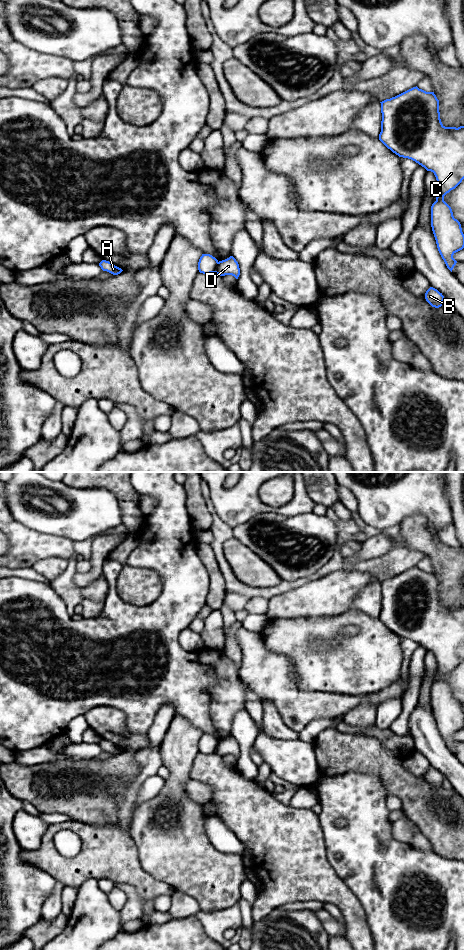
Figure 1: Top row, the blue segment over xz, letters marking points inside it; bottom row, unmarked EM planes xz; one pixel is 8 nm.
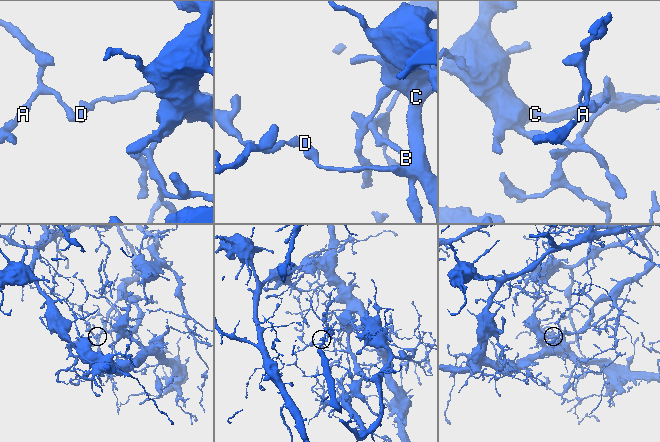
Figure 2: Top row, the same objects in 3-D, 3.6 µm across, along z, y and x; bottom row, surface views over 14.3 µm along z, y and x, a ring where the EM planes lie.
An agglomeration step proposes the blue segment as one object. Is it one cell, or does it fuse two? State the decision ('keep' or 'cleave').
cleave

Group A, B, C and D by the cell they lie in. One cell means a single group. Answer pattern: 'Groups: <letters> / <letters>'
Groups: A B / C D

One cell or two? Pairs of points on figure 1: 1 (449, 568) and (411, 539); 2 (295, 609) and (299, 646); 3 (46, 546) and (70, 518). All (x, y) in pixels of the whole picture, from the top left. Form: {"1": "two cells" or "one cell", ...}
{"1": "one cell", "2": "two cells", "3": "two cells"}

